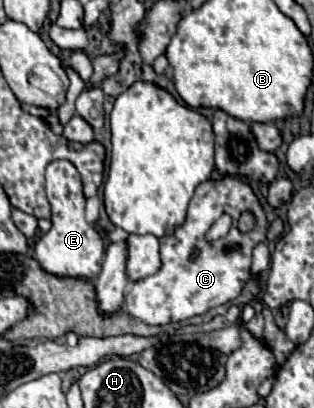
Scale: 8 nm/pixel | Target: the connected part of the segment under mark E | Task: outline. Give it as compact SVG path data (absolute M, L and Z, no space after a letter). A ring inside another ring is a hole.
M69 161L49 163L47 171L45 171L45 189L47 189L47 199L49 199L51 211L53 211L53 215L51 215L53 227L49 233L45 233L37 241L35 259L39 261L43 271L53 273L57 277L93 281L101 271L105 247L103 247L103 239L99 237L99 233L83 217L85 197L83 197L79 171Z

